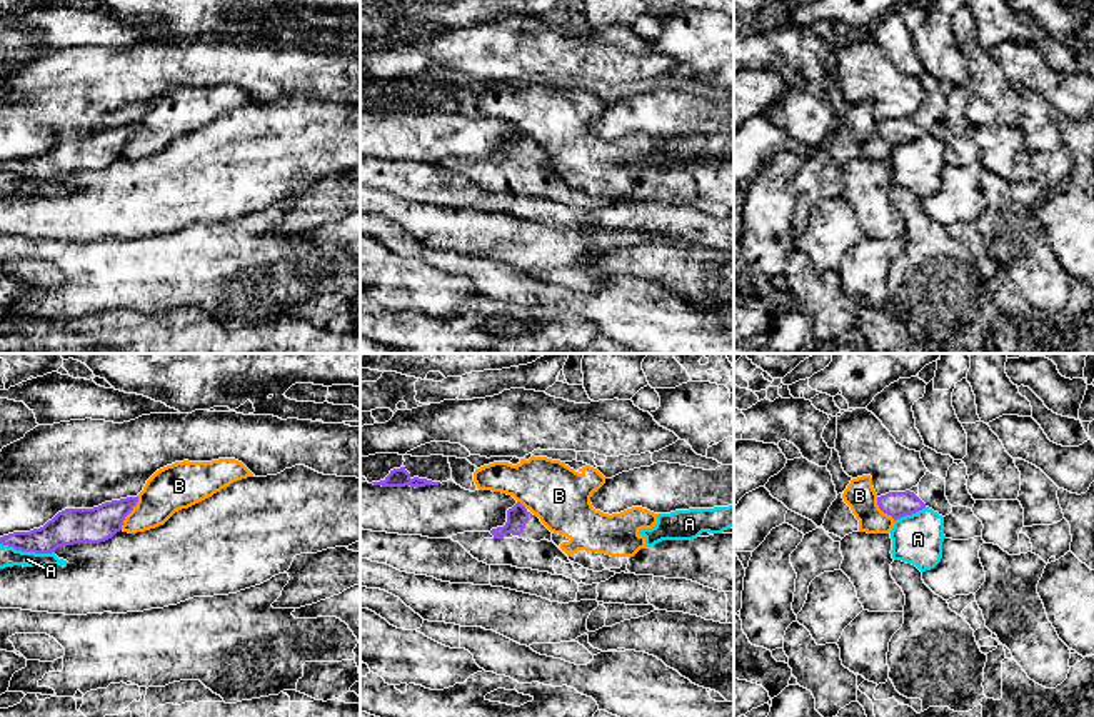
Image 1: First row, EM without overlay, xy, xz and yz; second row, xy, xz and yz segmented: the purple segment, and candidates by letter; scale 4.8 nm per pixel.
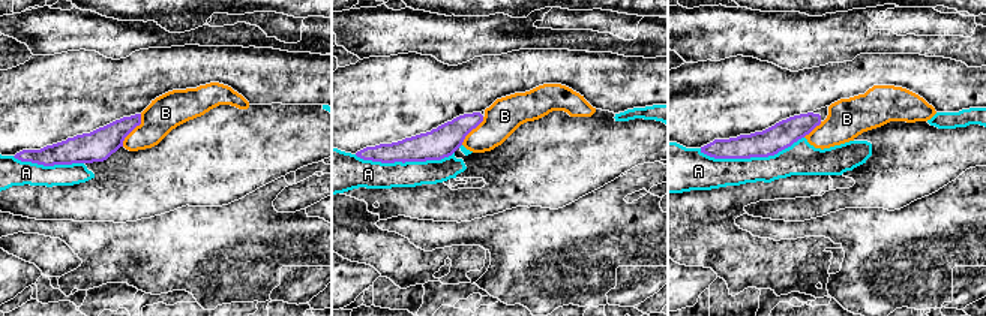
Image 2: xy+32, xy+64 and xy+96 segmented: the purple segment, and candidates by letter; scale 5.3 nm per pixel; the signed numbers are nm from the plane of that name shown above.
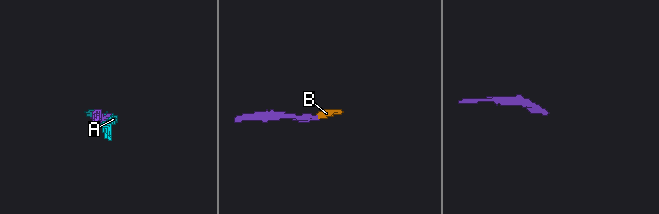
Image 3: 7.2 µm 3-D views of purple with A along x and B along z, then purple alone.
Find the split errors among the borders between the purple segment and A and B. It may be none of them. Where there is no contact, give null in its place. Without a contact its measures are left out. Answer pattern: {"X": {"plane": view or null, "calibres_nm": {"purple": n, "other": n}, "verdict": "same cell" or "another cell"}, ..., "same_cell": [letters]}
{"A": {"plane": "xy", "calibres_nm": {"purple": 180, "other": 90}, "verdict": "another cell"}, "B": {"plane": "xy", "calibres_nm": {"purple": 180, "other": 220}, "verdict": "another cell"}, "same_cell": []}

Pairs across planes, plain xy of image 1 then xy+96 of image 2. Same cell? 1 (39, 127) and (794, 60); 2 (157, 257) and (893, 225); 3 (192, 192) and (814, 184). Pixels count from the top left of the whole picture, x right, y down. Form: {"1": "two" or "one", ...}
{"1": "two", "2": "one", "3": "two"}

